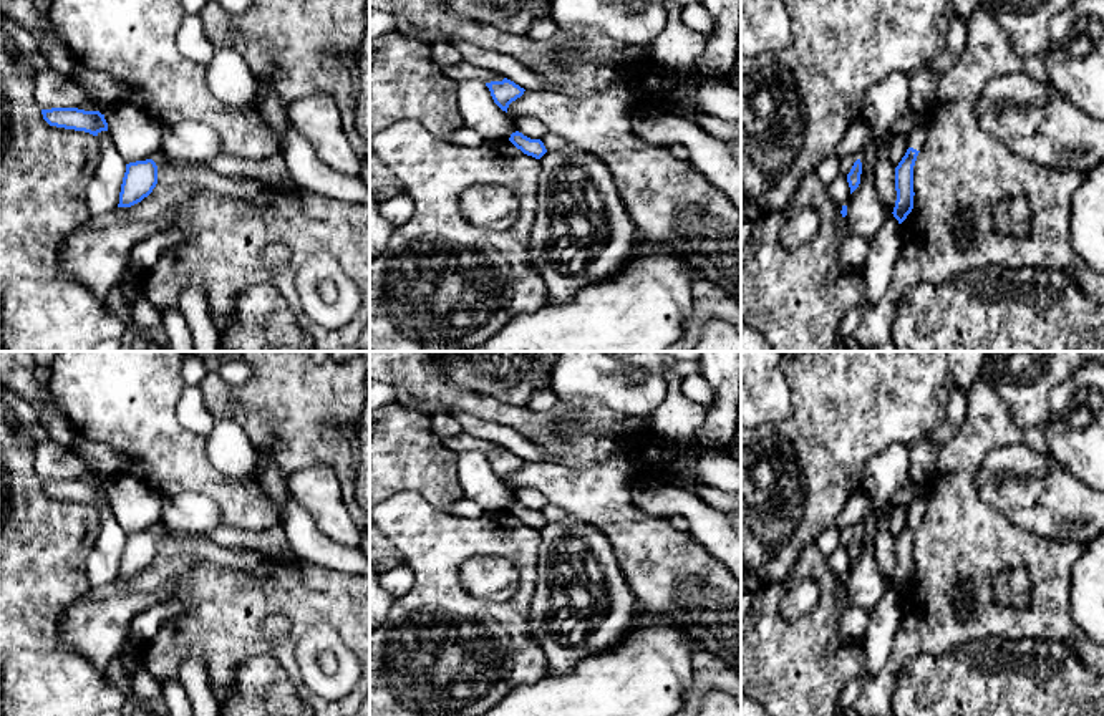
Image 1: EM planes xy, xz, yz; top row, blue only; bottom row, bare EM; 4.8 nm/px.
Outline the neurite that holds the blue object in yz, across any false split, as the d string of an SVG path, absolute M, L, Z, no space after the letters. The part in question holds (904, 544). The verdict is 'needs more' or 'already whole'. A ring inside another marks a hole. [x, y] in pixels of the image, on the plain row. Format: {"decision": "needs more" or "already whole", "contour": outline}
{"decision": "needs more", "contour": "M920 486L920 492L908 506L908 520L895 539L897 572L893 588L902 595L913 580L913 537L927 507L927 486Z"}

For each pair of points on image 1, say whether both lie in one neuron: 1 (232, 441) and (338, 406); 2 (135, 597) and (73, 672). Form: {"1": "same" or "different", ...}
{"1": "different", "2": "different"}

